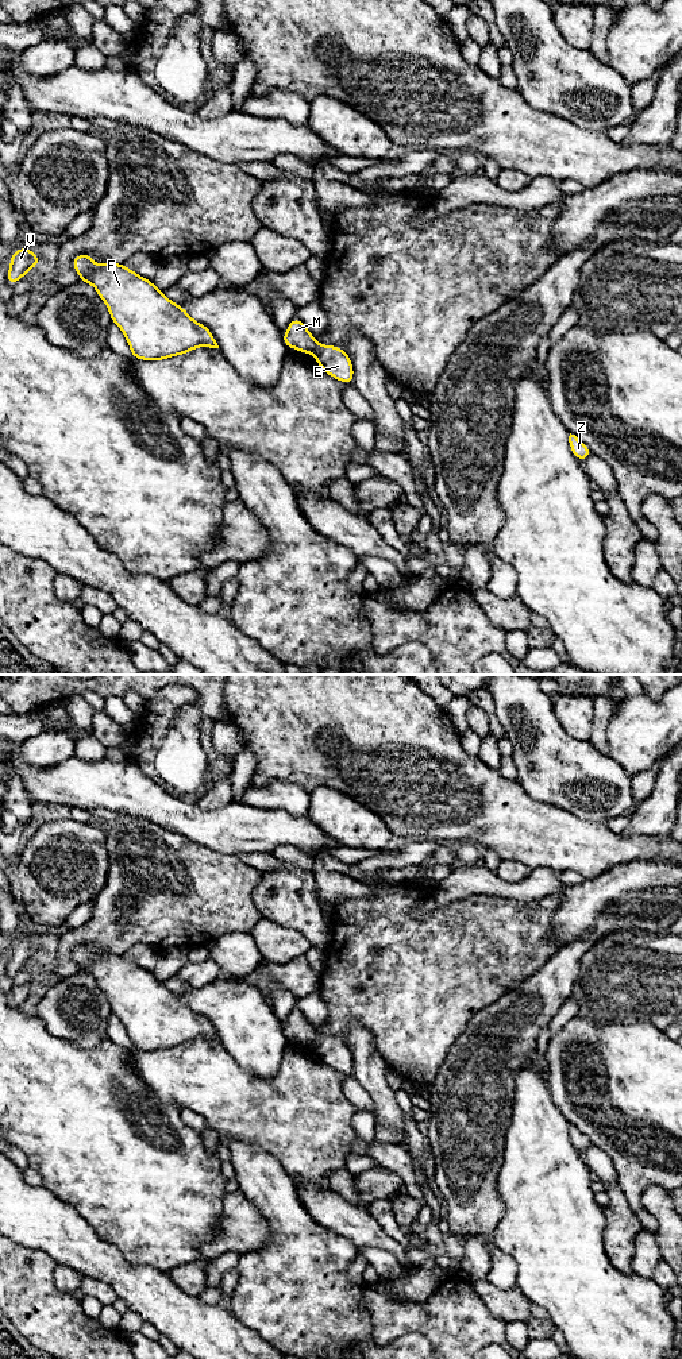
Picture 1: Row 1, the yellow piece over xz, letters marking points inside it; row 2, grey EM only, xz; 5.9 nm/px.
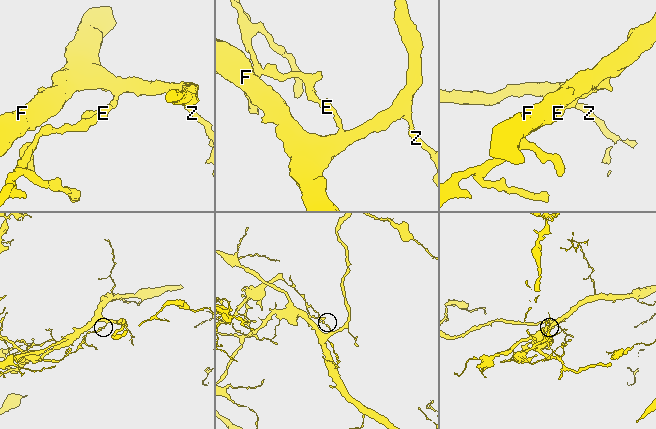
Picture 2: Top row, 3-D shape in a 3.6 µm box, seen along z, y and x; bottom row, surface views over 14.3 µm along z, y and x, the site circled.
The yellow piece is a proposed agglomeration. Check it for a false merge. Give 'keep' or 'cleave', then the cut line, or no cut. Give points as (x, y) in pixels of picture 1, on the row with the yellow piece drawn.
cleave | xz (318, 344), (313, 352)

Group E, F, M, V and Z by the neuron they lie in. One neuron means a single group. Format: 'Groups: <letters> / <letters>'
Groups: E F V Z / M

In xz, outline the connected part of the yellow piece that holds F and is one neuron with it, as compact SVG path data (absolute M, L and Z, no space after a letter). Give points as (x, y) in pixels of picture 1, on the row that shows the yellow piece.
M80 254L72 262L80 279L95 286L107 304L111 320L124 333L131 355L142 360L165 360L197 347L219 348L212 332L194 321L185 308L170 301L151 281L127 269L124 263L96 265L90 255Z

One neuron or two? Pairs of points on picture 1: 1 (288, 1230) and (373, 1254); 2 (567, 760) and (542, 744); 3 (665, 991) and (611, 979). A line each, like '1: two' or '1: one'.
1: two
2: one
3: one

